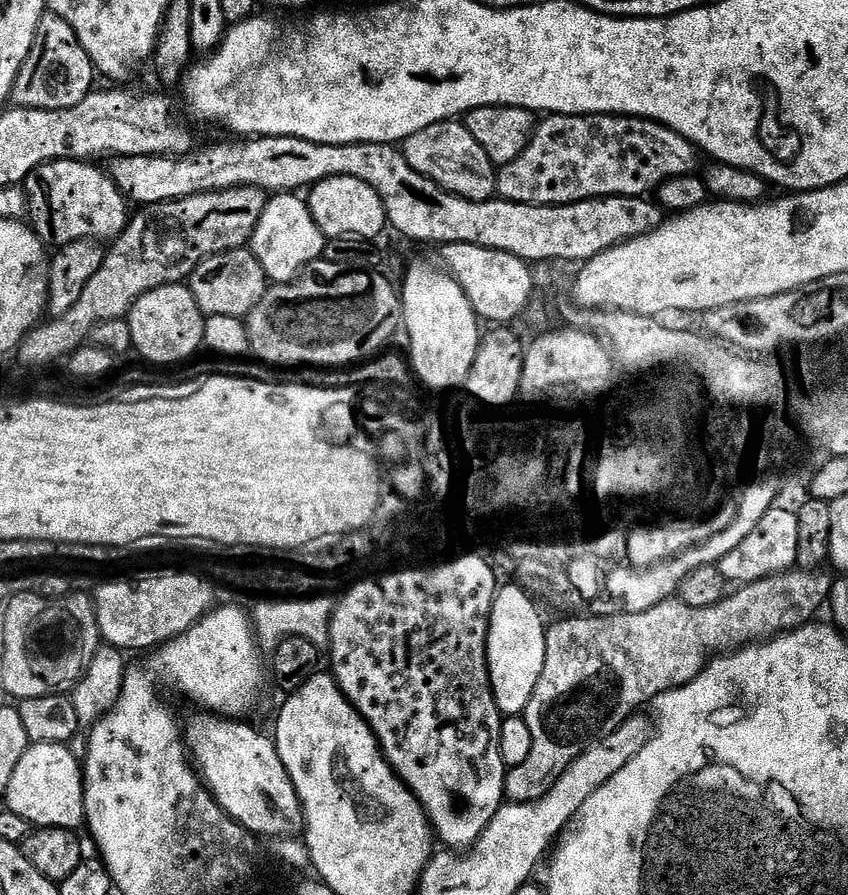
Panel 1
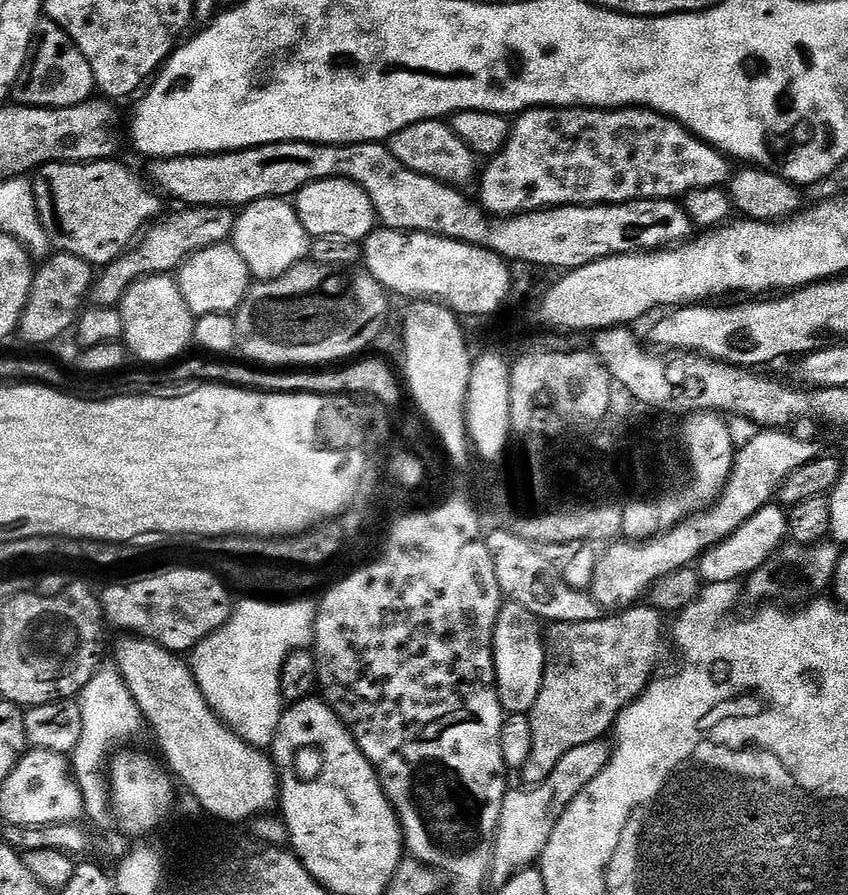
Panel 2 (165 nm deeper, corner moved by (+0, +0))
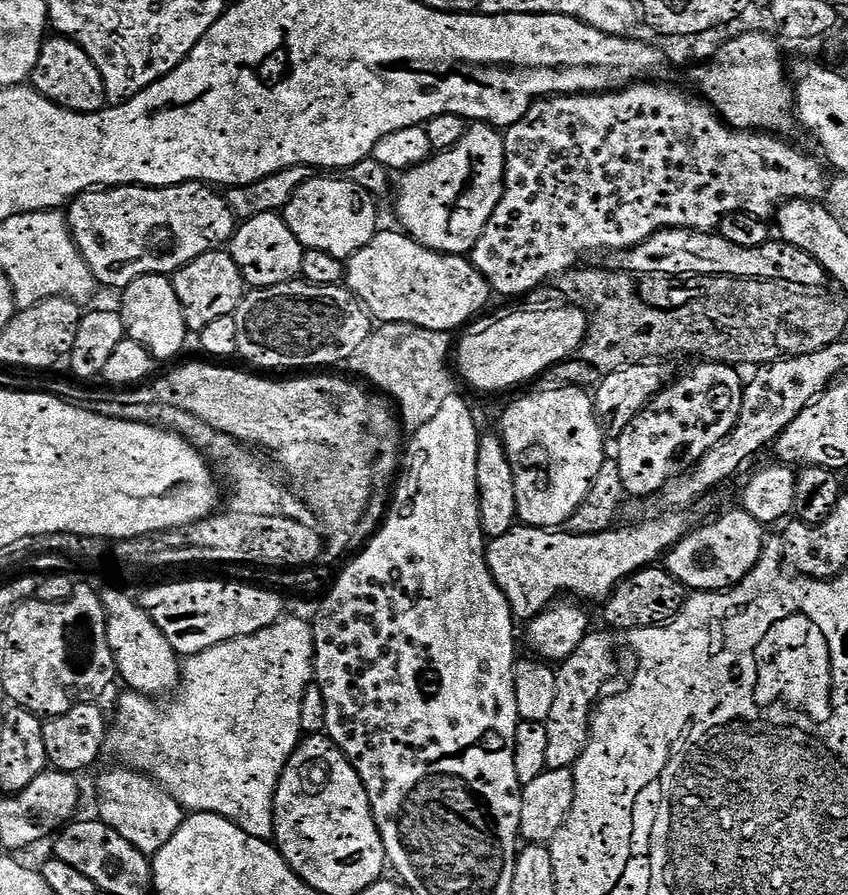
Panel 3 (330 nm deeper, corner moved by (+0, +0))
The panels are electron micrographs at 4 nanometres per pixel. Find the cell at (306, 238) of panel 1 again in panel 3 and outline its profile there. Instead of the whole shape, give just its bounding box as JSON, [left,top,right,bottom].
[230,212,306,289]

